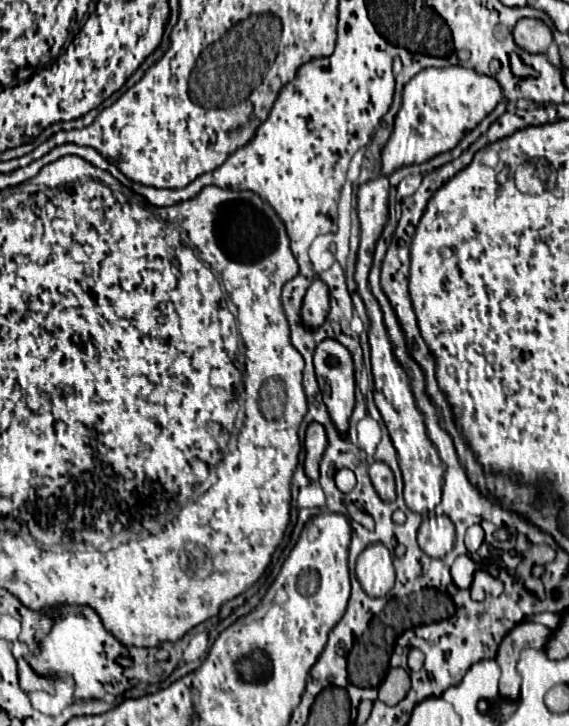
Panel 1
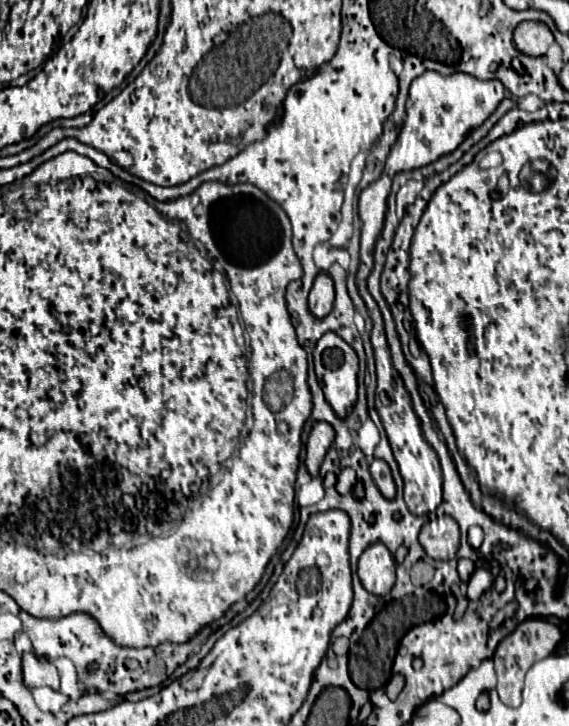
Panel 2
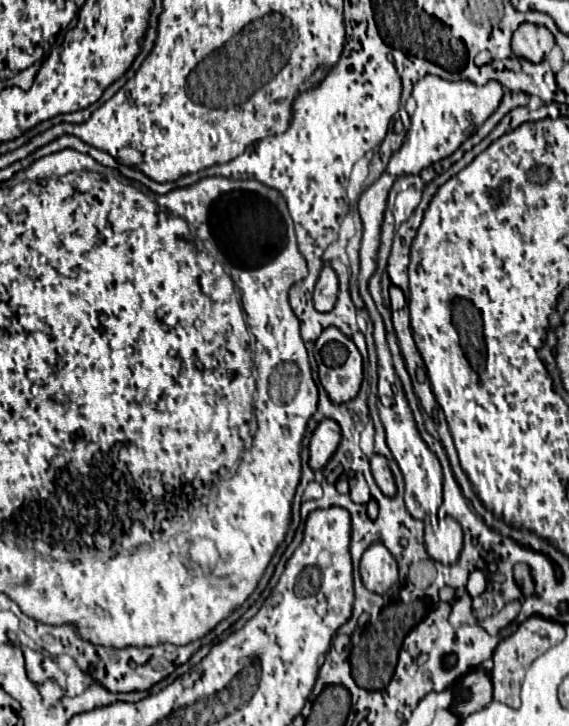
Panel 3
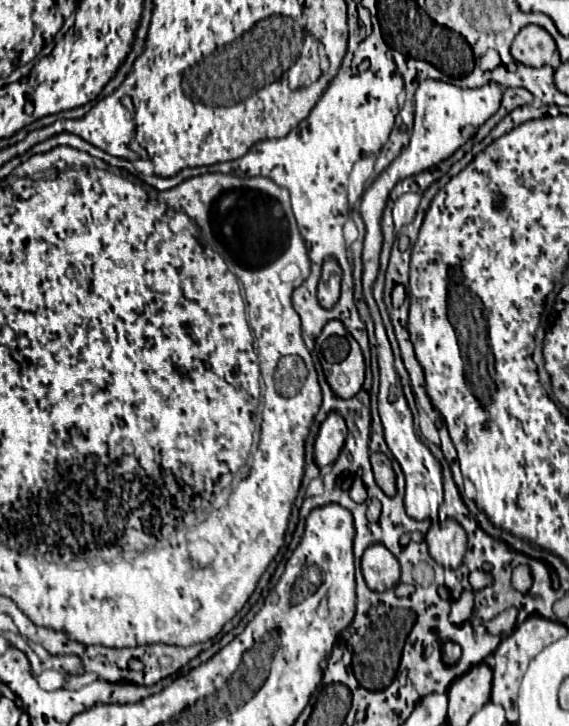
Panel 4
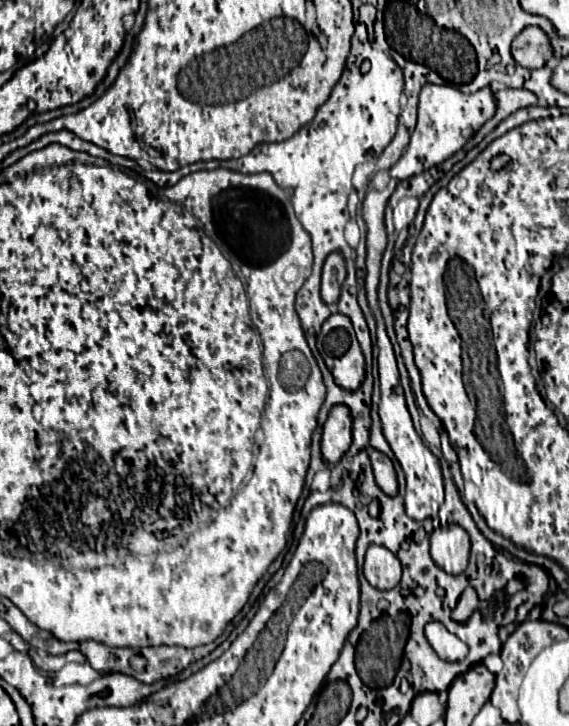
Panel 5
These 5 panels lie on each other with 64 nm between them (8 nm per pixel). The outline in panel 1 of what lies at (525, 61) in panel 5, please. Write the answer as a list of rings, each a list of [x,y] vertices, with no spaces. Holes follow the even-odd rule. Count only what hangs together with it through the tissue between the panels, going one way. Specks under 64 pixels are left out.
[[[522,18],[514,28],[514,40],[522,50],[530,54],[542,54],[552,44],[552,32],[542,20]]]

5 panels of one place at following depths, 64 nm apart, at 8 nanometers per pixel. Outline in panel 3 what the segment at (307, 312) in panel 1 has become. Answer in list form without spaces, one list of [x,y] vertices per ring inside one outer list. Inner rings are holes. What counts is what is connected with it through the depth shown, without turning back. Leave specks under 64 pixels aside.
[[[324,266],[314,288],[314,306],[320,312],[330,312],[338,300],[338,276],[332,266]]]

